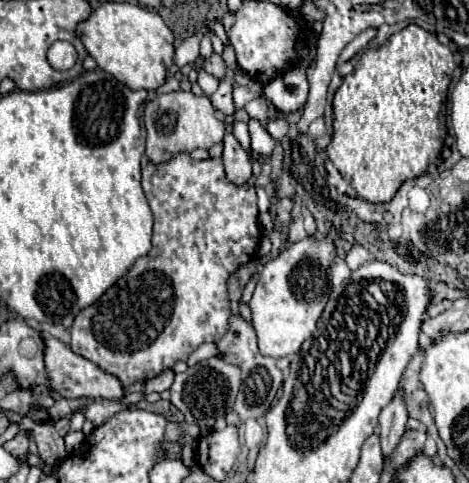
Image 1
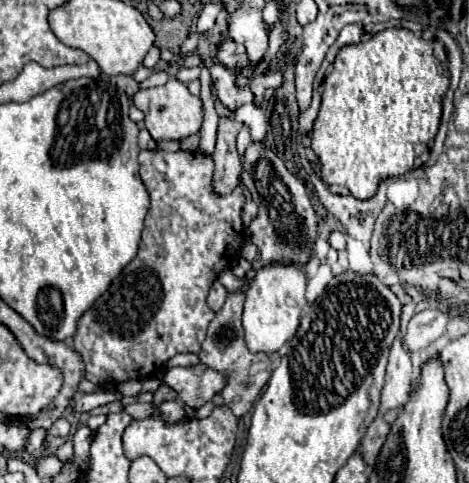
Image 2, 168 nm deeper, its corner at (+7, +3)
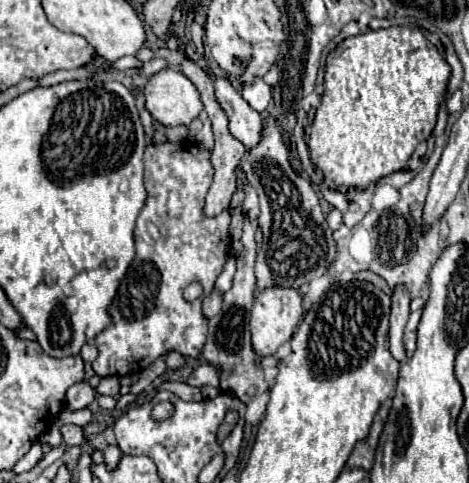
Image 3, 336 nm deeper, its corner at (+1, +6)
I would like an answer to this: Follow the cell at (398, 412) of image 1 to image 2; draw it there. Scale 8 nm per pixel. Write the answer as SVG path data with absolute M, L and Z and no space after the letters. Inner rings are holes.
M396 336L390 348L388 366L386 366L386 384L382 390L380 412L388 412L392 408L402 408L408 402L412 390L414 368L410 362L410 354L402 346L402 338Z

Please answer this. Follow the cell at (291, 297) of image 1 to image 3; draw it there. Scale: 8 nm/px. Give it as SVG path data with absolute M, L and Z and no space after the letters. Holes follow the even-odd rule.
M268 287L258 291L254 297L252 307L252 319L250 319L250 331L252 331L252 345L254 351L260 357L274 355L282 343L286 343L296 325L302 321L304 309L302 309L302 293L298 289L286 289L286 287Z

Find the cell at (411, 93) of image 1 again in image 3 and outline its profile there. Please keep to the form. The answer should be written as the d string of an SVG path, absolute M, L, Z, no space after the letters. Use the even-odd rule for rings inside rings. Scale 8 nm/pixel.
M396 25L344 39L326 59L322 105L316 111L308 139L312 163L320 167L336 185L354 187L360 191L394 171L406 169L410 155L434 131L440 105L446 99L450 73L452 69L446 59L416 27Z

